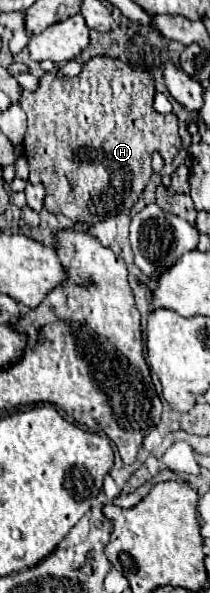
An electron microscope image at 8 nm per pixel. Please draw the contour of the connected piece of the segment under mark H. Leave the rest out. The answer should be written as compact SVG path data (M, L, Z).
M92 57L78 77L60 79L56 73L40 77L38 91L22 93L22 109L28 115L24 153L30 163L30 183L44 185L44 209L66 215L76 223L98 223L120 211L128 211L144 191L152 175L152 153L160 153L164 163L172 163L182 139L174 113L162 115L154 109L154 79L148 71L136 71L114 57Z

